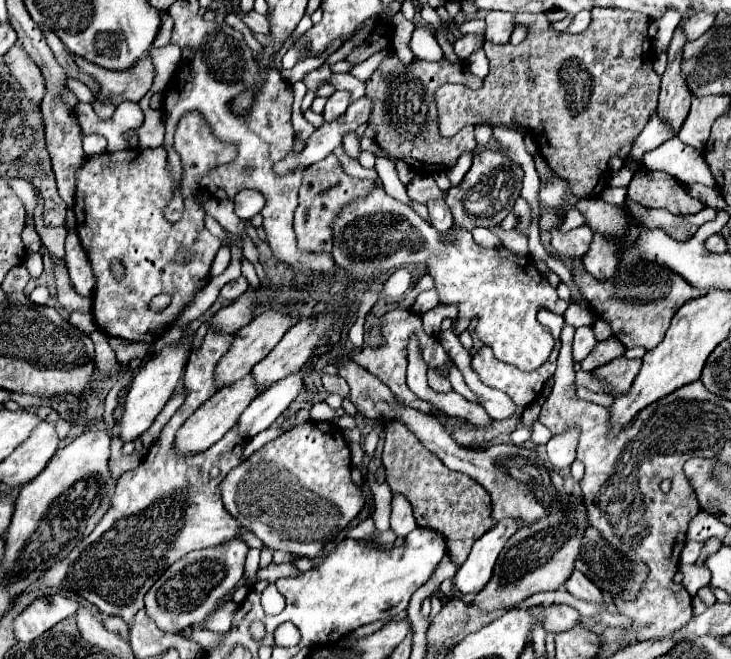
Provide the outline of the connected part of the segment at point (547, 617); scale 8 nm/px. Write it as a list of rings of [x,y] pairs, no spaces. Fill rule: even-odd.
[[[550,605],[550,607],[542,607],[540,619],[546,631],[562,633],[574,627],[574,623],[578,621],[578,611],[568,605]]]

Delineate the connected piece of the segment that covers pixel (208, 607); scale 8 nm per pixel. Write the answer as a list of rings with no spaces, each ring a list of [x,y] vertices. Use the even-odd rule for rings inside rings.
[[[232,539],[220,547],[208,547],[184,555],[184,559],[172,563],[146,593],[146,613],[166,633],[180,633],[194,623],[202,623],[218,607],[220,599],[242,579],[246,553],[248,545],[242,539]]]

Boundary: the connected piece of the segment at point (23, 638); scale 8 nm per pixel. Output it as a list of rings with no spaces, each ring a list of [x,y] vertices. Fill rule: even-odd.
[[[60,593],[40,597],[26,607],[14,621],[14,633],[20,643],[30,643],[44,631],[54,627],[58,621],[72,617],[78,609],[78,601]]]

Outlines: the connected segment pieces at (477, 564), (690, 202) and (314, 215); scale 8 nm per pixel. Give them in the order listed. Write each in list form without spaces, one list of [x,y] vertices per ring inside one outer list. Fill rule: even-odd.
[[[502,519],[494,529],[474,543],[466,563],[458,567],[454,575],[454,587],[460,595],[478,593],[490,581],[498,553],[502,551],[506,539],[516,533],[514,523],[518,523],[518,519]]]
[[[642,169],[634,173],[634,179],[630,181],[628,189],[630,199],[644,207],[662,207],[676,215],[698,213],[704,209],[704,205],[698,199],[690,197],[686,187],[680,187],[680,181],[668,173],[652,173]]]
[[[328,155],[326,159],[314,163],[314,167],[308,167],[304,171],[302,177],[302,185],[300,185],[300,197],[298,197],[298,207],[294,211],[294,231],[298,237],[298,245],[306,251],[314,251],[314,253],[330,253],[332,247],[332,231],[330,231],[330,223],[334,219],[334,215],[350,201],[366,197],[370,191],[370,183],[366,181],[358,181],[358,179],[350,179],[338,159],[334,155]]]

